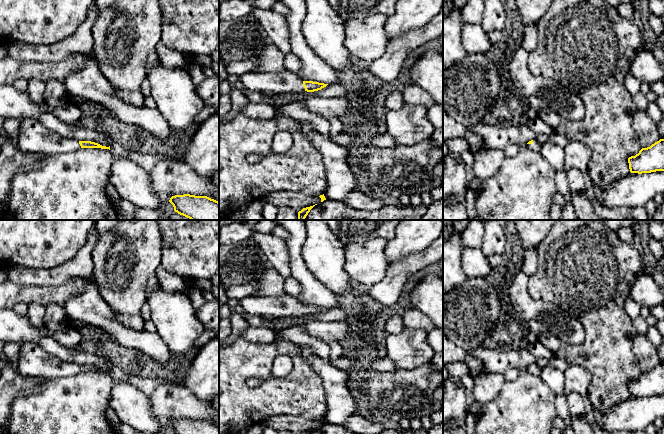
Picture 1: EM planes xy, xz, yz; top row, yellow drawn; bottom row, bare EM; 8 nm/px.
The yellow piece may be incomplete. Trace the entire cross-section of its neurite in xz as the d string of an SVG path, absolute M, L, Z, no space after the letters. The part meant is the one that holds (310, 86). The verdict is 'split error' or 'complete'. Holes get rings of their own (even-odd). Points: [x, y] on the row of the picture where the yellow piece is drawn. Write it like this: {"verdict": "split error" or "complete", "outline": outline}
{"verdict": "split error", "outline": "M288 70L279 73L248 72L238 80L250 91L280 93L301 93L321 90L328 84L302 81Z"}

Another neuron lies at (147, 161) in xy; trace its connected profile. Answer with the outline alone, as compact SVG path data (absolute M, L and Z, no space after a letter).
M111 143L110 151L112 154L112 159L116 157L126 157L130 160L136 162L140 165L147 173L149 173L152 168L163 160L183 160L183 154L177 155L171 149L165 151L164 153L143 153L135 149L125 149L118 143Z

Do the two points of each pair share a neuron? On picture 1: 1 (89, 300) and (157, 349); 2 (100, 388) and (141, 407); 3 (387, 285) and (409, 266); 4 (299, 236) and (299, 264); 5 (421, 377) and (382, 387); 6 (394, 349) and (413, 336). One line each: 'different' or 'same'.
1: same
2: different
3: same
4: same
5: same
6: same

